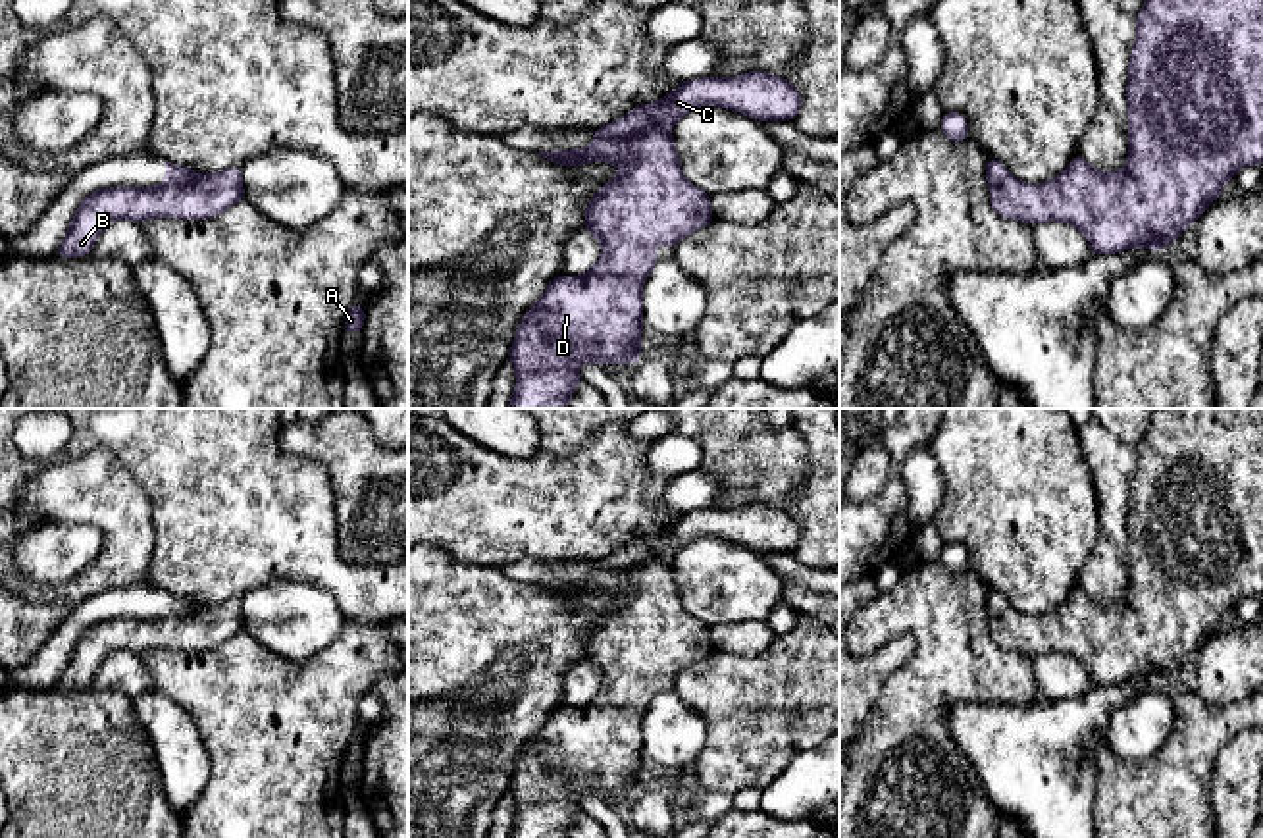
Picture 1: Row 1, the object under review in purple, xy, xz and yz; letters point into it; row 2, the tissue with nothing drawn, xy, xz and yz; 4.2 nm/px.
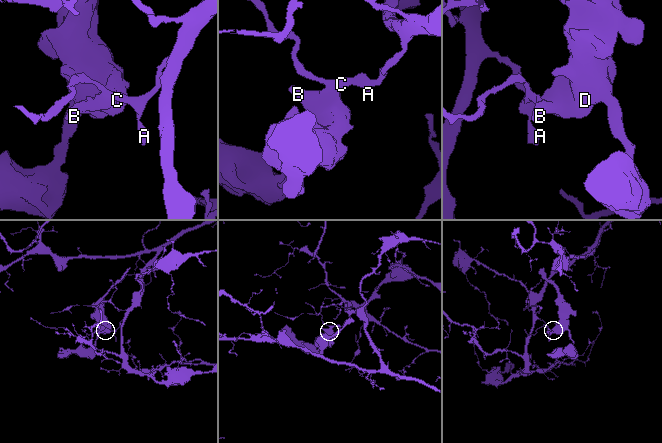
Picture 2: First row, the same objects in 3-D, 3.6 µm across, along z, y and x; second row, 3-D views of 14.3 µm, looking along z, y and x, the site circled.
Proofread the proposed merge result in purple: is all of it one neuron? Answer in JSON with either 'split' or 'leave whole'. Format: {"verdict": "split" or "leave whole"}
{"verdict": "split"}

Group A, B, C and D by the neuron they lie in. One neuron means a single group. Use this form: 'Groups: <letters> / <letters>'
Groups: A C / B D

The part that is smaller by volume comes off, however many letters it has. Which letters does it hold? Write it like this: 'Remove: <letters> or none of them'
Remove: B, D

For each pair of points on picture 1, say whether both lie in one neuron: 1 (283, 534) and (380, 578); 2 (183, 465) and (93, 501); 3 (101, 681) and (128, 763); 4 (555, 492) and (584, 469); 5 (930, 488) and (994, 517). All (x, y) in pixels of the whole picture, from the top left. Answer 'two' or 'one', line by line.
1: one
2: two
3: two
4: one
5: two

